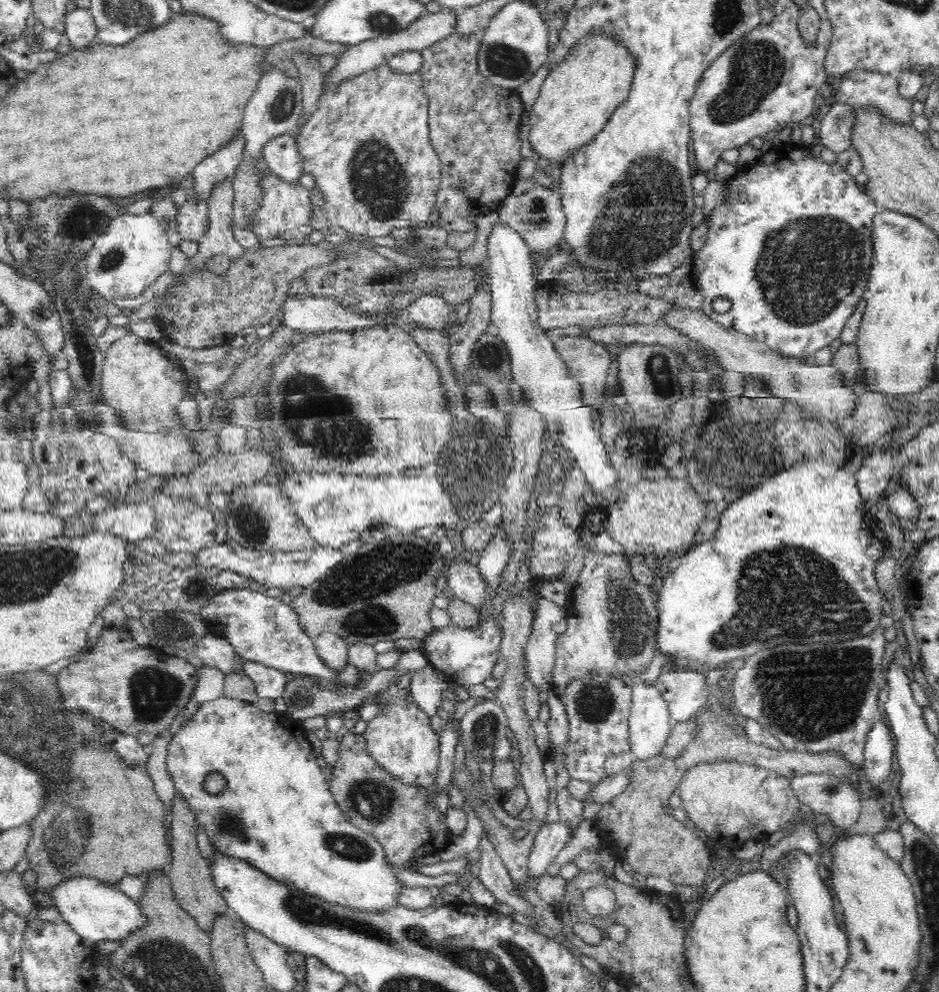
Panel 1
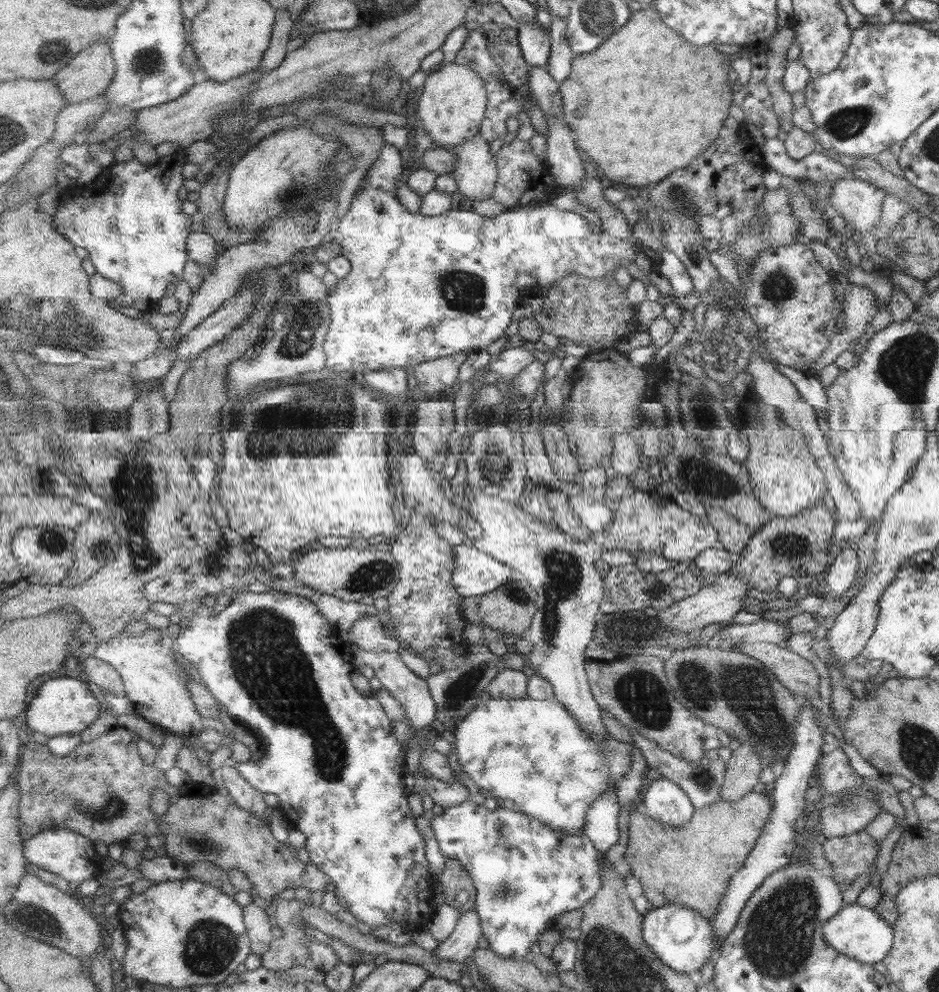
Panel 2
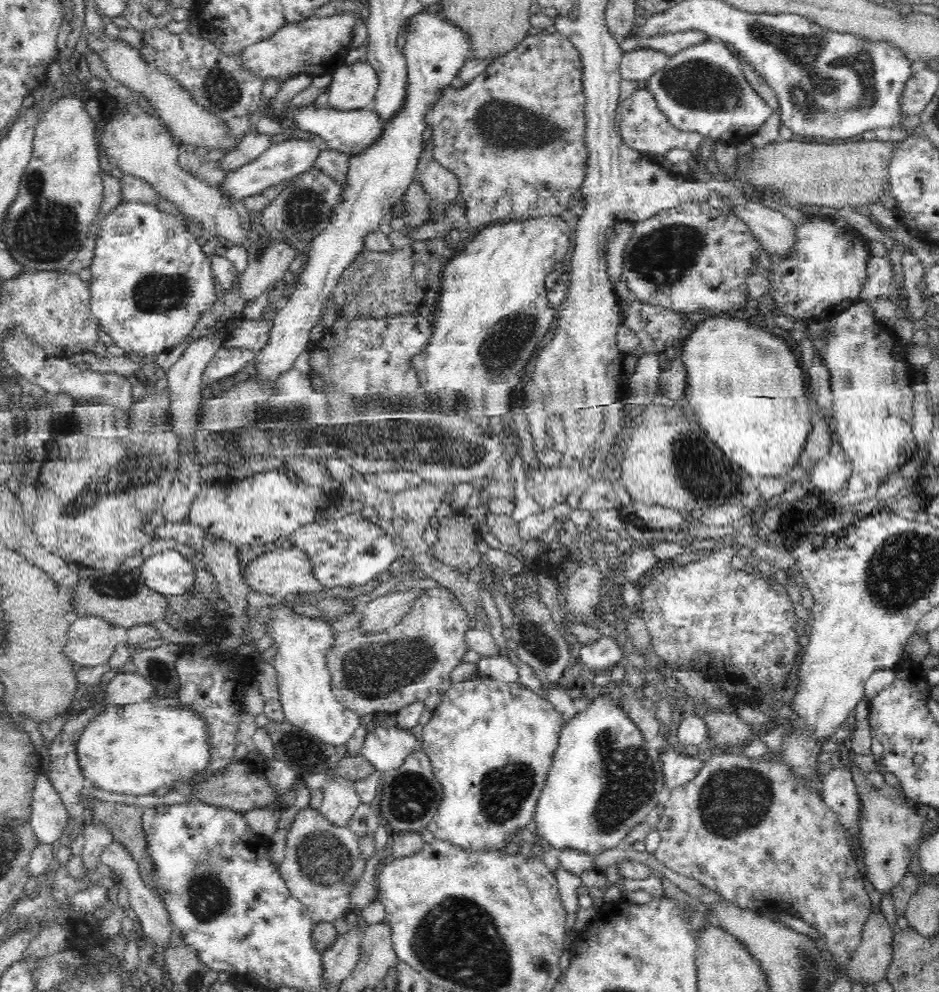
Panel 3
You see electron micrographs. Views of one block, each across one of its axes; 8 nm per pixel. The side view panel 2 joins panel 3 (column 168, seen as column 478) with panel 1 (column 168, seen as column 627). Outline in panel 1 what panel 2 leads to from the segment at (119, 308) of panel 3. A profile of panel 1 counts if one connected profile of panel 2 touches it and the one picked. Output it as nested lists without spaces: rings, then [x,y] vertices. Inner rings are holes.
[[[123,212],[95,238],[83,263],[84,283],[112,303],[116,298],[136,298],[168,270],[174,246],[166,235],[166,226],[154,216]]]

